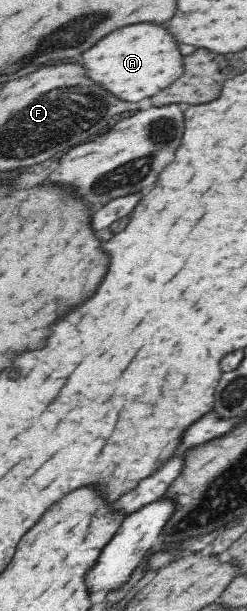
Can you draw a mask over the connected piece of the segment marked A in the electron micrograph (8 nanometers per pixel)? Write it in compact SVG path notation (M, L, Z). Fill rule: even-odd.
M137 23L113 31L109 37L101 39L93 49L89 49L89 53L85 53L83 63L89 69L91 79L105 85L113 95L131 103L153 97L185 73L179 41L167 27L157 23Z

